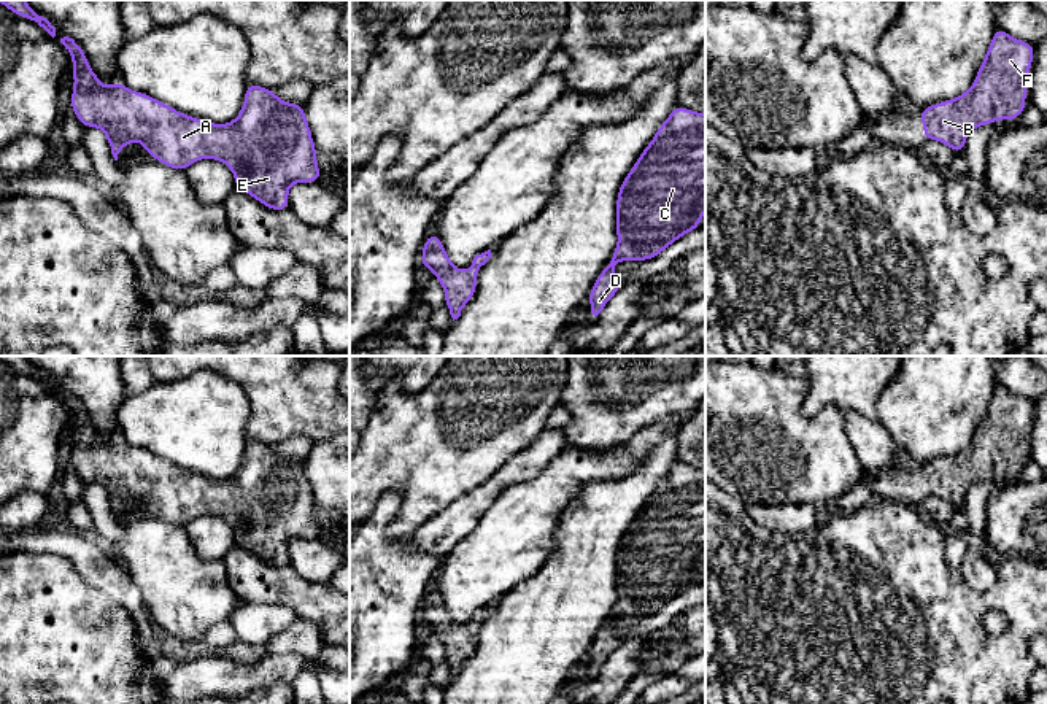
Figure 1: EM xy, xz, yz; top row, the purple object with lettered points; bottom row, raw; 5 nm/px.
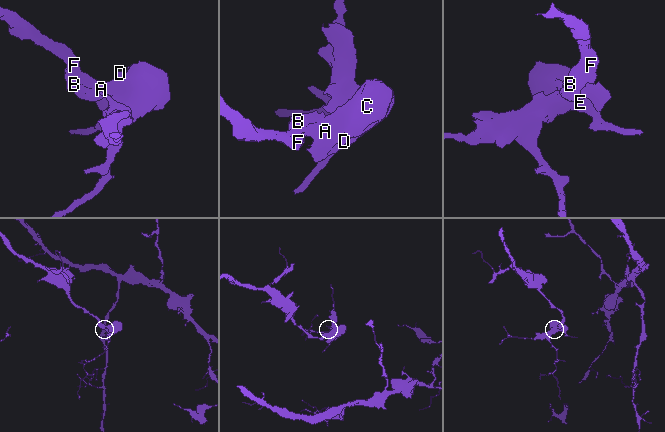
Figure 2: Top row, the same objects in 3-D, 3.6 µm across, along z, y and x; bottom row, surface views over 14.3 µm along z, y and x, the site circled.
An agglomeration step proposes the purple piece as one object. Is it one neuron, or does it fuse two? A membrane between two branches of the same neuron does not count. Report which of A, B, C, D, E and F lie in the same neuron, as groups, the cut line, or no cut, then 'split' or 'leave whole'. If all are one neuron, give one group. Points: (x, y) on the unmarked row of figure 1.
groups A B C D E F; cut none; leave whole

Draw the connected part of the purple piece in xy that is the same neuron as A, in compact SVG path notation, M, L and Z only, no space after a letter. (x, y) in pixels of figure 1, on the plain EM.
M64 393L60 399L73 415L73 448L70 464L84 485L105 488L114 516L130 497L145 501L145 507L164 521L184 528L200 515L218 515L235 532L235 545L243 547L264 563L284 567L289 564L288 548L292 539L319 539L318 507L313 501L303 459L288 459L275 447L248 439L240 470L227 480L214 480L183 470L145 448L126 443L119 435L105 443L92 427L79 399Z

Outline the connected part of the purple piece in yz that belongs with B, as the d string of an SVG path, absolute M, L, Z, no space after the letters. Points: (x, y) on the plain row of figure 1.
M995 383L974 440L956 455L918 466L925 496L941 497L956 510L964 510L964 499L972 485L1022 472L1033 413L1034 400Z

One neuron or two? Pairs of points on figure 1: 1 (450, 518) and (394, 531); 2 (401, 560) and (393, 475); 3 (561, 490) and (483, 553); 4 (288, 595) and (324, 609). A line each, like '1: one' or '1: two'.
1: two
2: two
3: one
4: one

